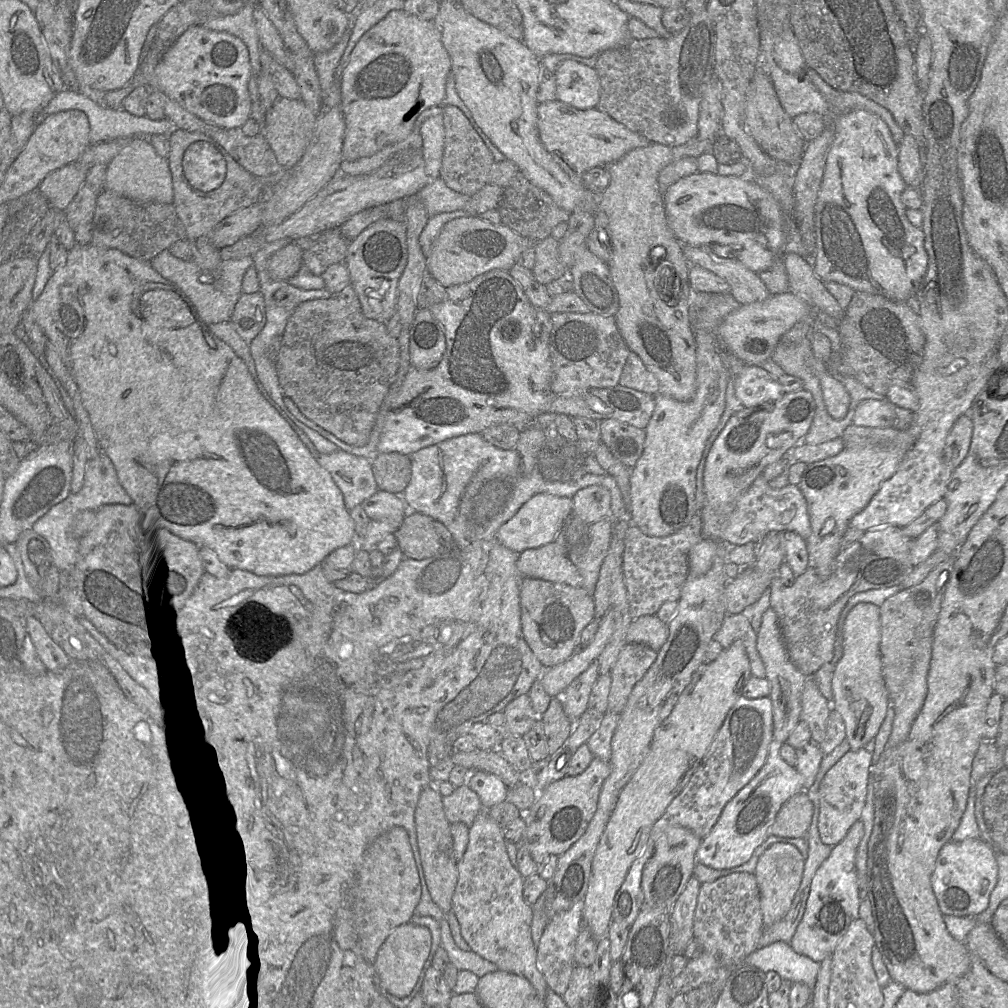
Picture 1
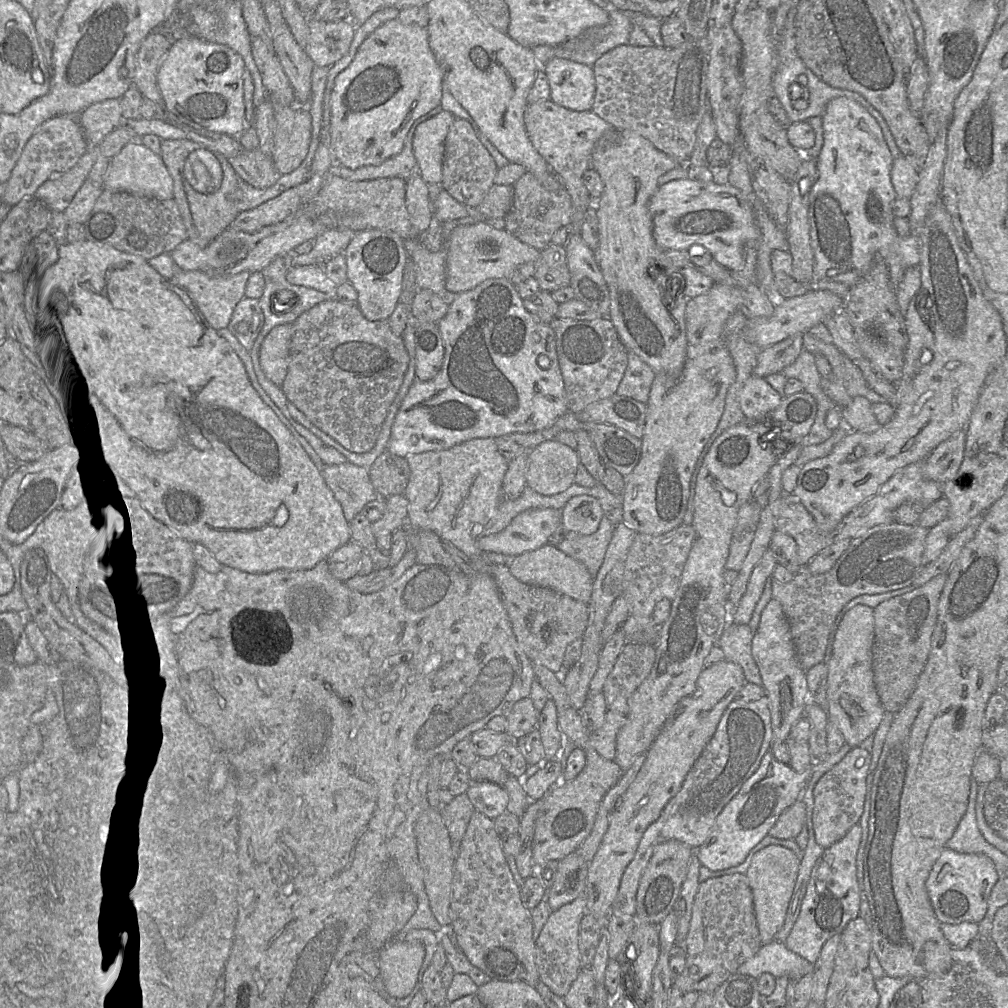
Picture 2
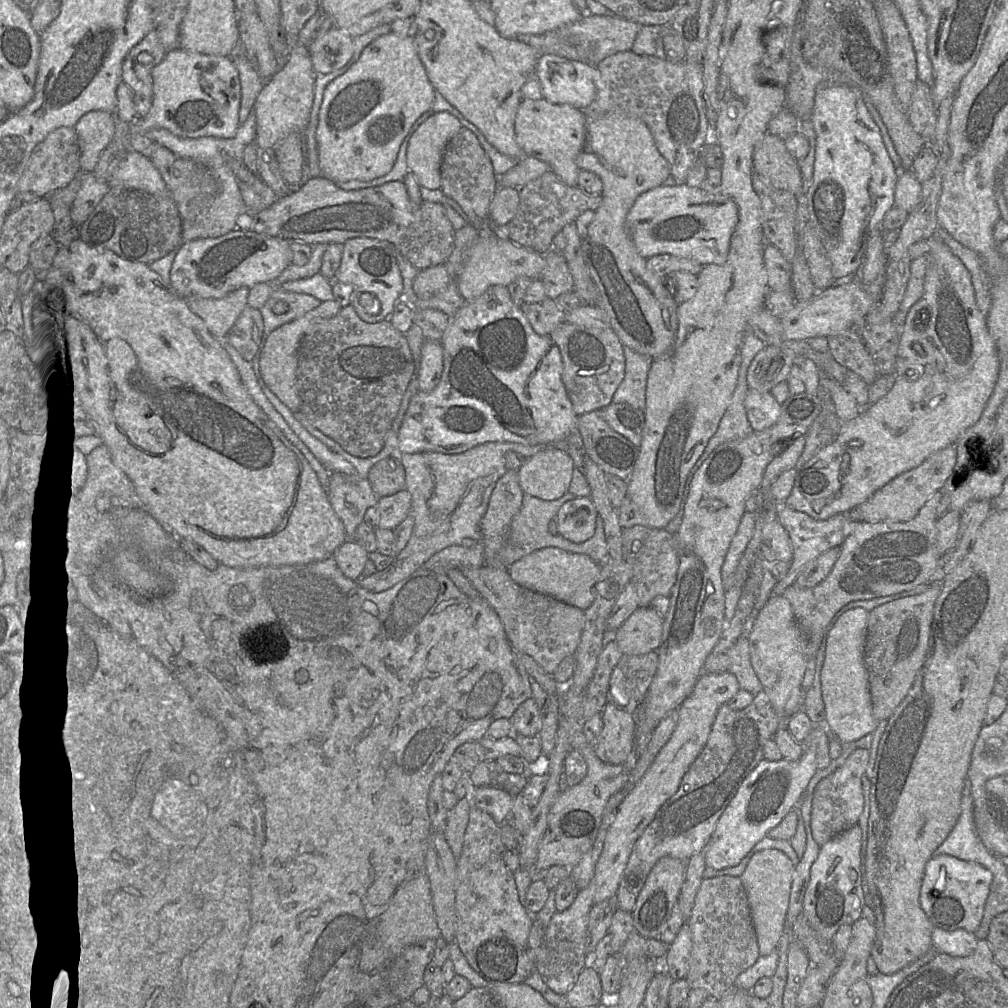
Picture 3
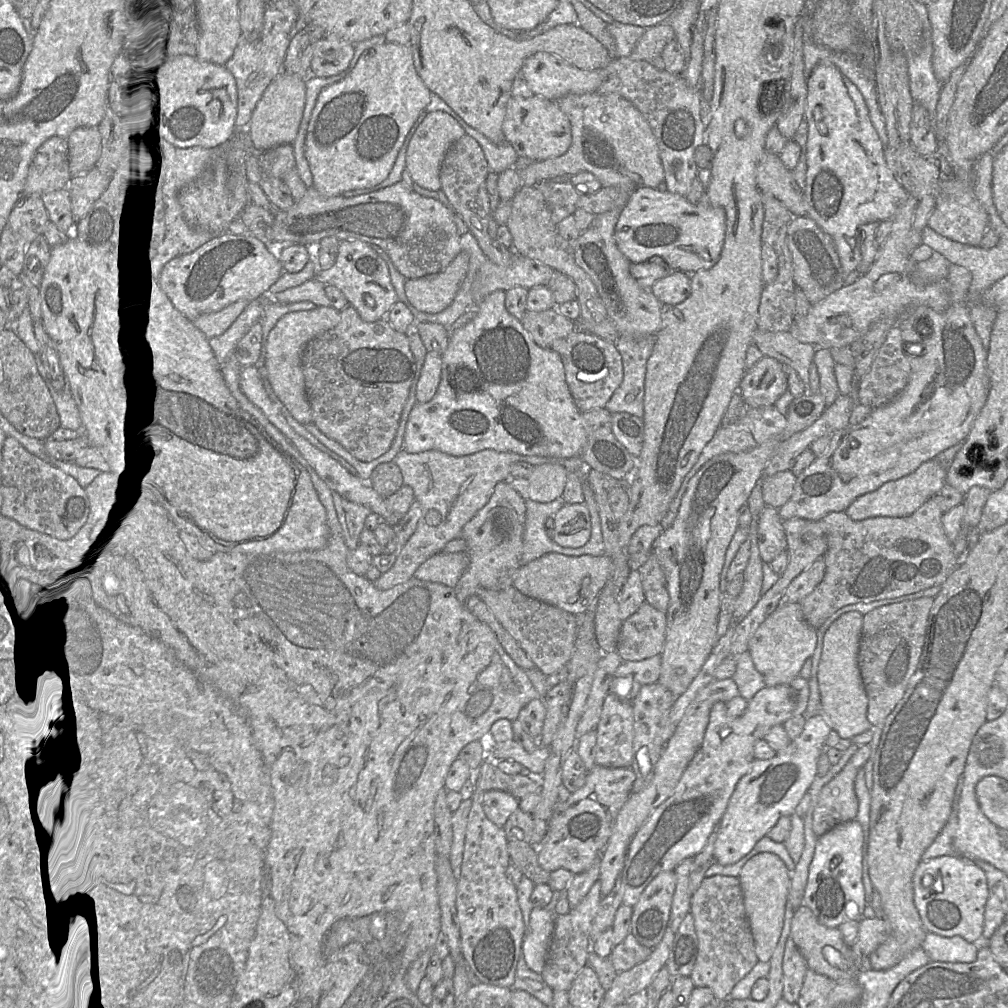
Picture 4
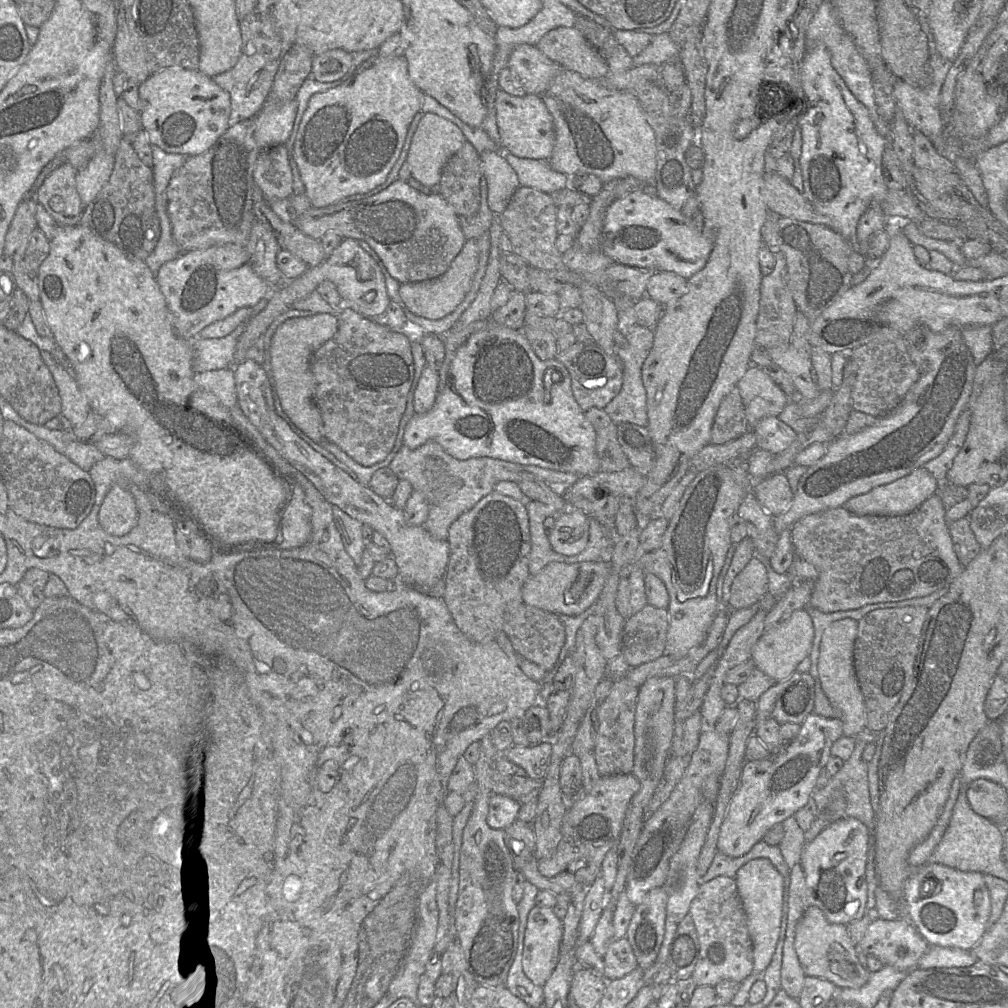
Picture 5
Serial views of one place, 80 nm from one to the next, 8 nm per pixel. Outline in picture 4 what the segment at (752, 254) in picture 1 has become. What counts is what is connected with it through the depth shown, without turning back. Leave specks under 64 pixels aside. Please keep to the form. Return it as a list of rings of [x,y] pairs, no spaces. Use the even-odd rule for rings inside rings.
[[[637,188],[629,196],[615,226],[615,241],[631,263],[660,257],[672,270],[693,274],[714,266],[721,255],[726,231],[725,210],[712,205],[692,204],[685,196]]]

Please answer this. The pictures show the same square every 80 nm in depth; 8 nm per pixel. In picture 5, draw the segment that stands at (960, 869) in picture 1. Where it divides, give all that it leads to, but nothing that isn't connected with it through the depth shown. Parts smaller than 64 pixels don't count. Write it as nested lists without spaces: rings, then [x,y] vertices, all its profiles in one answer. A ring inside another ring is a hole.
[[[939,863],[913,867],[903,891],[903,917],[907,918],[929,946],[973,949],[988,928],[990,892],[980,872],[963,872]],[[926,876],[940,877],[928,880]]]

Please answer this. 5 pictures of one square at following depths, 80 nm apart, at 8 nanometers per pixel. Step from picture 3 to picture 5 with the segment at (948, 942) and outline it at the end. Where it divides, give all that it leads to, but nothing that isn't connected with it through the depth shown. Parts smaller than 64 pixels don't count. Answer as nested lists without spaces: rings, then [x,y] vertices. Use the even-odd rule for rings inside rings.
[[[930,946],[926,953],[921,957],[917,968],[968,967],[975,964],[977,961],[977,957],[971,950]]]

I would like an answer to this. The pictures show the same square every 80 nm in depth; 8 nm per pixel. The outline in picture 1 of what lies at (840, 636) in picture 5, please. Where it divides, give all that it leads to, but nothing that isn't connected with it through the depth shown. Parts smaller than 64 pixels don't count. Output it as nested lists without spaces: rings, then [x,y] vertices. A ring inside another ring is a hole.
[[[866,602],[857,604],[845,619],[843,637],[843,654],[834,665],[832,676],[831,705],[843,718],[851,749],[859,750],[875,738],[890,705],[882,676],[880,607]]]

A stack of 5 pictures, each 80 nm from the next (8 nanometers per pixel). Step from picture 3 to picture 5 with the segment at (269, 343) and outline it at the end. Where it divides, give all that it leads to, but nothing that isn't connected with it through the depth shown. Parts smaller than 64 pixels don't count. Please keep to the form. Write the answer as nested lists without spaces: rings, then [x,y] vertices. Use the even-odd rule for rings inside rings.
[[[318,313],[318,314],[313,314],[310,316],[306,317],[294,317],[286,320],[283,322],[275,331],[272,339],[271,339],[271,345],[270,345],[270,360],[271,360],[271,369],[272,369],[272,378],[270,378],[270,382],[272,385],[272,390],[273,390],[273,385],[275,385],[275,389],[277,391],[277,396],[280,400],[280,404],[282,407],[282,410],[284,413],[289,417],[291,422],[297,426],[305,435],[307,435],[311,440],[317,443],[322,443],[322,441],[325,439],[324,436],[324,430],[323,430],[323,420],[322,416],[320,413],[319,408],[317,407],[314,397],[313,397],[313,376],[310,370],[310,362],[312,355],[317,351],[325,342],[327,342],[329,339],[331,339],[334,334],[336,333],[338,328],[338,315],[337,314],[331,314],[331,313]]]

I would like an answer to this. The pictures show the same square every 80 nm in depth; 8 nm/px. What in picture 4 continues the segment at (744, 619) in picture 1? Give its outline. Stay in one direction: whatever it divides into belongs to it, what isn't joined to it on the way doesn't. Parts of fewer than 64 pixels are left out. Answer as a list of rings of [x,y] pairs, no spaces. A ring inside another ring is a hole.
[[[749,651],[738,654],[733,658],[736,662],[733,680],[738,687],[739,695],[749,702],[756,693],[766,687],[765,681],[755,668]]]

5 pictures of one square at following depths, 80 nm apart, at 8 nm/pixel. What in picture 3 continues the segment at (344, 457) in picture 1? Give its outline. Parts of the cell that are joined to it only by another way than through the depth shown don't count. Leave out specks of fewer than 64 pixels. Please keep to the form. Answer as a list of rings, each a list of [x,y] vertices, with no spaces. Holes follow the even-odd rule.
[[[335,471],[330,473],[327,494],[344,525],[347,539],[354,537],[357,527],[364,521],[367,509],[377,506],[379,501],[368,478]]]

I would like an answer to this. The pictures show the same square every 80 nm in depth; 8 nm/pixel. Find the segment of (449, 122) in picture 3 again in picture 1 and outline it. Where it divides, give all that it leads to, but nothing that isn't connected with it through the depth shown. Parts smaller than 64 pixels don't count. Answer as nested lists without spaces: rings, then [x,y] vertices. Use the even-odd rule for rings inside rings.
[[[442,114],[428,118],[420,128],[425,172],[430,180],[441,177],[444,151],[444,123]]]

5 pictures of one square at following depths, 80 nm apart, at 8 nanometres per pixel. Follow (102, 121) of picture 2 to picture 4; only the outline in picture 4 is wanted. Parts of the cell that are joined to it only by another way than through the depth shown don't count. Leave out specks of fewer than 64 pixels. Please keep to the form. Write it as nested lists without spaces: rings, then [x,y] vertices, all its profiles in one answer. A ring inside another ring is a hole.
[[[98,126],[79,127],[68,137],[69,167],[72,177],[94,168],[101,154]]]

